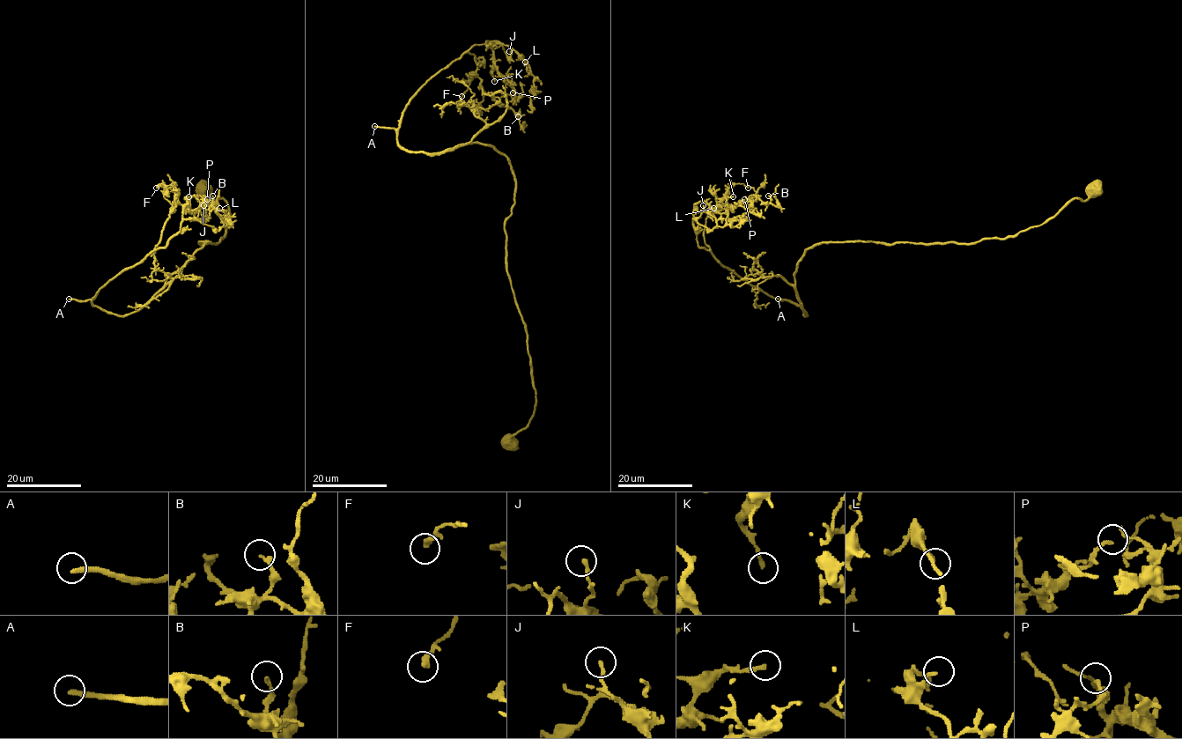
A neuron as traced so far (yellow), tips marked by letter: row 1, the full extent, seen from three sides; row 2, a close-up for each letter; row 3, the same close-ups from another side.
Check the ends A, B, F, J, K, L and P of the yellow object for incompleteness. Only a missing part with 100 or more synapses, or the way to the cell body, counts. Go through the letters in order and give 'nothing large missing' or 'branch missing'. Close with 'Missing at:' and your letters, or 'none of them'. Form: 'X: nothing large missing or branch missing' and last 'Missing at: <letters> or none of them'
A: branch missing
B: nothing large missing
F: nothing large missing
J: nothing large missing
K: nothing large missing
L: nothing large missing
P: nothing large missing
Missing at: A

